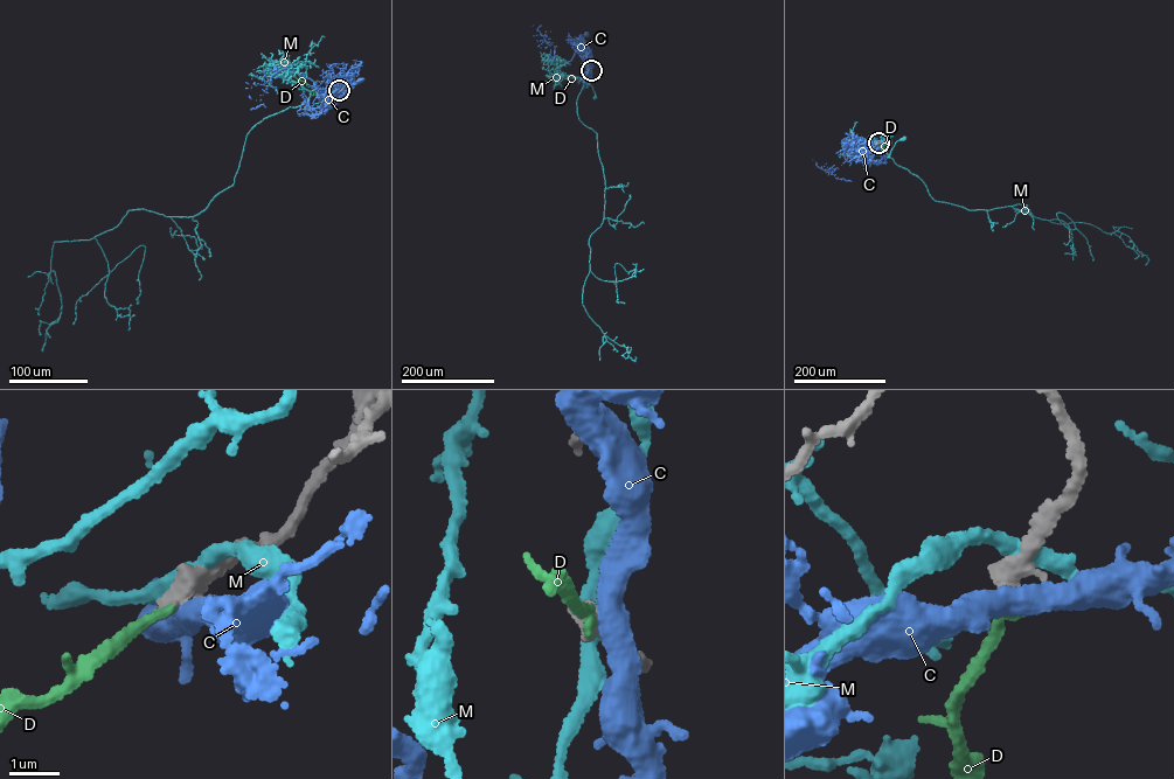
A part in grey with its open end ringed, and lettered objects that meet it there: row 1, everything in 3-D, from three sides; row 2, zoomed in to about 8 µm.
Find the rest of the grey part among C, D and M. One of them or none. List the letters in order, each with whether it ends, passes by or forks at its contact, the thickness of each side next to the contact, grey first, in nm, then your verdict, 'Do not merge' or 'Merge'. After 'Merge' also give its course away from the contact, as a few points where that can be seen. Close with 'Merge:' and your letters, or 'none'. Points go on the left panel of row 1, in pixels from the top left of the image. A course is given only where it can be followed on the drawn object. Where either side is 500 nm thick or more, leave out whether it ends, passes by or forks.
C: It passes by. Thickness 460 nm (grey) against 480 nm. Do not merge
D: It ends there. Thickness 440 nm (grey) against 180 nm. Merge. Its course: (339, 90), (314, 88), (291, 72)
M: It passes by. Thickness 480 nm (grey) against 320 nm. Do not merge
Merge: D

